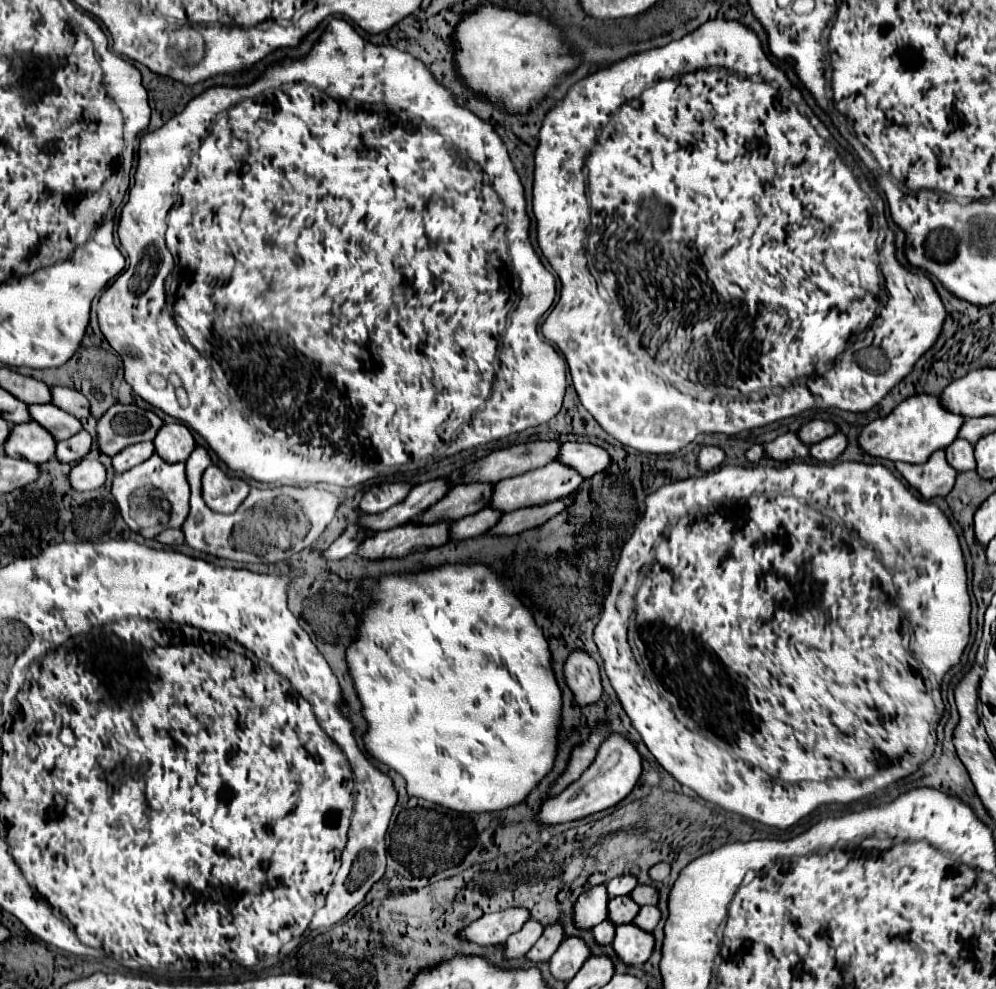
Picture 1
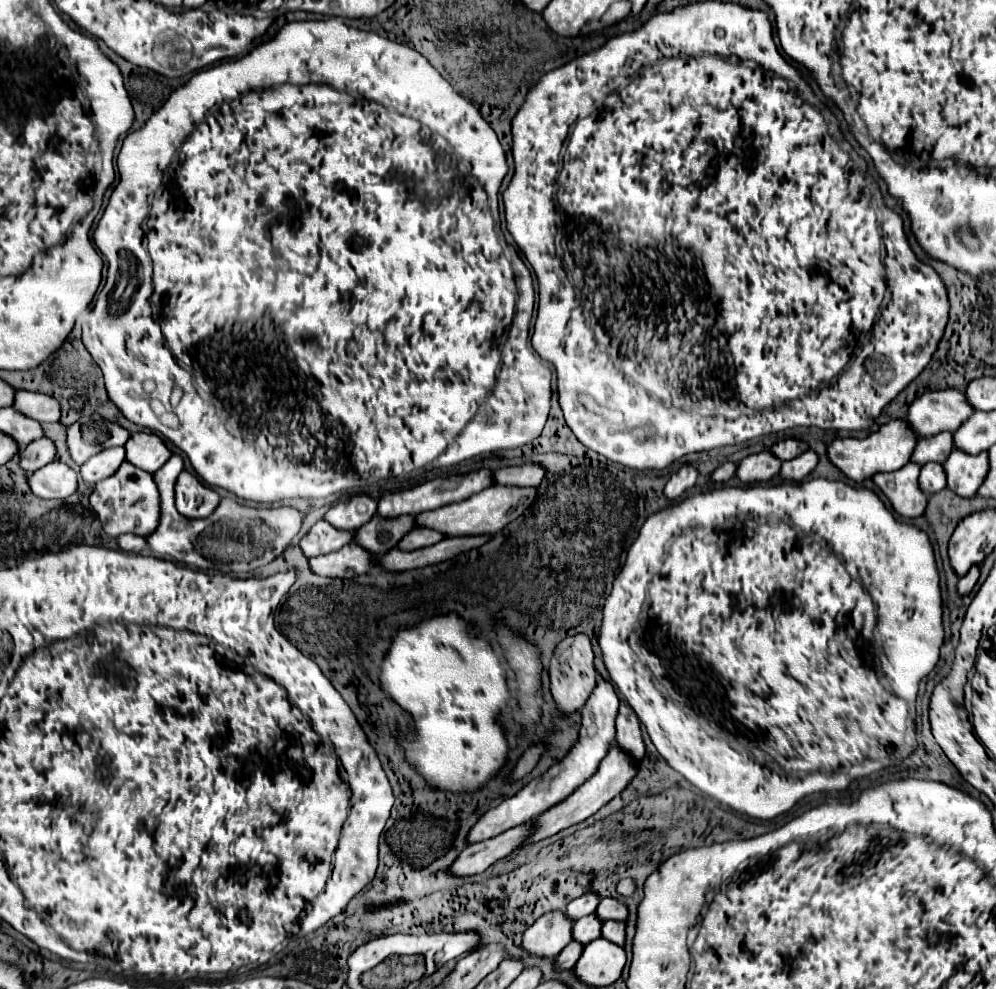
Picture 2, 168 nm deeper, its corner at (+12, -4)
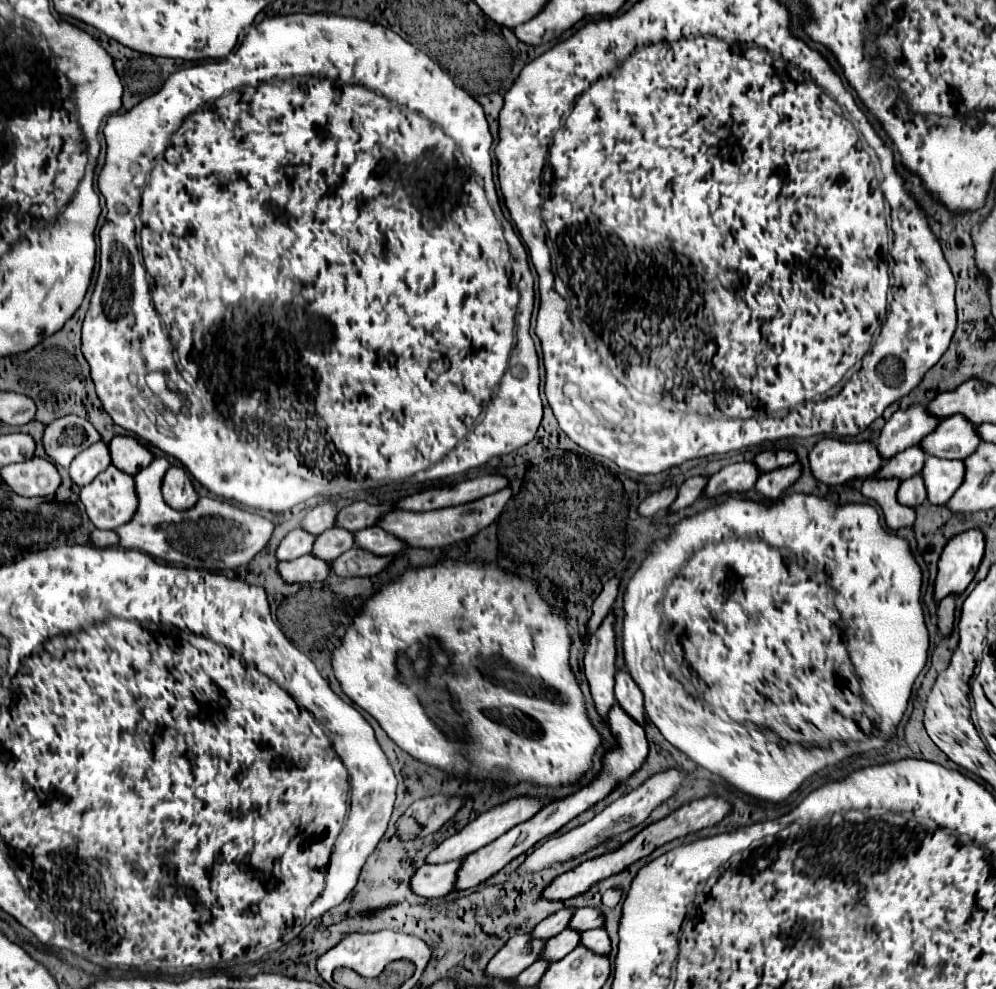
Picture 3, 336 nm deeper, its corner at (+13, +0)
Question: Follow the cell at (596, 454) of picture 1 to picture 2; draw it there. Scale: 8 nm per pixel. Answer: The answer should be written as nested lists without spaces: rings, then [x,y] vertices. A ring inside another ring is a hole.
[[[539,464],[509,466],[509,468],[495,470],[495,474],[491,474],[491,478],[493,478],[493,484],[527,488],[527,486],[539,486],[541,480],[545,478],[545,470]]]

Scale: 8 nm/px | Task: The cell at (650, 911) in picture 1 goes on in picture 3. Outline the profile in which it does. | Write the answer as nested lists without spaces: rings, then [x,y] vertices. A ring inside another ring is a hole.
[[[604,926],[588,930],[588,932],[582,932],[582,944],[586,948],[594,948],[594,952],[608,954],[612,950],[612,942],[610,942],[610,936],[608,936]]]

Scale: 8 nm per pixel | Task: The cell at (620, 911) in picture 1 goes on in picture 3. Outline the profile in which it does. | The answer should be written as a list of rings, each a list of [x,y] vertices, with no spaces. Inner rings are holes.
[[[564,928],[564,932],[560,932],[558,936],[548,940],[548,948],[544,950],[544,956],[540,956],[540,958],[556,962],[556,960],[564,958],[566,954],[570,954],[578,944],[580,944],[580,932],[574,928]]]

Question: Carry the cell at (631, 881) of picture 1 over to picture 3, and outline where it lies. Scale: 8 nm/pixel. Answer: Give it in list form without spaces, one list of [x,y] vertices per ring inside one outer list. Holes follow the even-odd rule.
[[[562,908],[554,914],[550,914],[548,918],[544,918],[534,930],[532,934],[538,936],[538,938],[552,938],[556,934],[560,934],[566,926],[568,926],[568,920],[574,916],[576,908]]]

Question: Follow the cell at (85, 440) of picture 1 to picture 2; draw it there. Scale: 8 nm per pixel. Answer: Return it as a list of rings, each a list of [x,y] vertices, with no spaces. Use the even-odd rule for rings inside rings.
[[[41,438],[41,440],[33,440],[33,444],[27,444],[21,448],[19,452],[19,466],[25,472],[33,472],[41,466],[45,466],[47,462],[51,462],[55,458],[55,446],[49,438]]]

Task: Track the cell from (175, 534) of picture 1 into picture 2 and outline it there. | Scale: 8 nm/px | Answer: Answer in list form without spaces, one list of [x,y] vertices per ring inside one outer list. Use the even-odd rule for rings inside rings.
[[[123,534],[117,538],[117,546],[123,552],[141,552],[145,550],[145,538],[143,536],[135,536],[135,534]]]

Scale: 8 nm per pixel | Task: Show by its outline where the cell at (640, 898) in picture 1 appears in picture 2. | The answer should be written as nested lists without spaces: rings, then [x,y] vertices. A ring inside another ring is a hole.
[[[603,898],[601,904],[595,910],[595,916],[601,916],[601,922],[605,920],[625,920],[627,918],[627,906],[615,898]]]

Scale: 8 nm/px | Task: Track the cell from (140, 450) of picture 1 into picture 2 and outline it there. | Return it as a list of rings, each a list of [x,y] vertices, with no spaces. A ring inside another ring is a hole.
[[[107,448],[105,452],[99,452],[97,456],[91,456],[81,466],[81,478],[87,484],[93,486],[95,482],[115,474],[123,460],[125,460],[125,448]]]

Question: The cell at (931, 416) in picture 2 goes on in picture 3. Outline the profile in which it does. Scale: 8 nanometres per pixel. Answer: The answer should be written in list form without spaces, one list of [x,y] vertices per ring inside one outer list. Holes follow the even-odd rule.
[[[926,404],[900,408],[892,414],[892,418],[884,424],[882,434],[878,438],[878,450],[884,458],[892,458],[894,454],[910,448],[912,444],[920,444],[924,436],[932,434],[942,418],[928,412]]]

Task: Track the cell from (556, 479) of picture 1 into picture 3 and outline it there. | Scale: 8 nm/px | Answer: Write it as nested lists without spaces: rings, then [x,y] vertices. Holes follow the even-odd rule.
[[[504,488],[500,492],[494,492],[492,496],[484,496],[480,500],[452,506],[452,508],[438,508],[438,510],[428,510],[428,512],[408,512],[408,510],[392,510],[384,520],[380,520],[380,526],[386,532],[394,532],[400,540],[404,540],[408,546],[418,546],[418,548],[442,548],[456,544],[460,540],[468,540],[480,530],[488,528],[504,510],[506,502],[512,498],[512,490]]]

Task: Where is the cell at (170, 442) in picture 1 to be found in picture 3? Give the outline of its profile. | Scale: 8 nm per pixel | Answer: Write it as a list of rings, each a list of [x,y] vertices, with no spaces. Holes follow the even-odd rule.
[[[114,436],[108,446],[112,464],[128,474],[138,474],[140,468],[146,468],[154,460],[150,448],[132,436]]]

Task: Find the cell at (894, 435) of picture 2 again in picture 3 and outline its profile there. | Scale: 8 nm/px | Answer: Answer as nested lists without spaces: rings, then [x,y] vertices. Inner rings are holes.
[[[822,438],[820,442],[816,442],[816,446],[812,448],[808,458],[810,458],[810,468],[812,468],[814,478],[828,484],[828,486],[846,484],[846,482],[852,482],[852,480],[866,480],[872,474],[876,474],[886,462],[880,456],[876,444],[870,442],[870,440],[844,442],[844,440],[836,440],[836,438]]]

